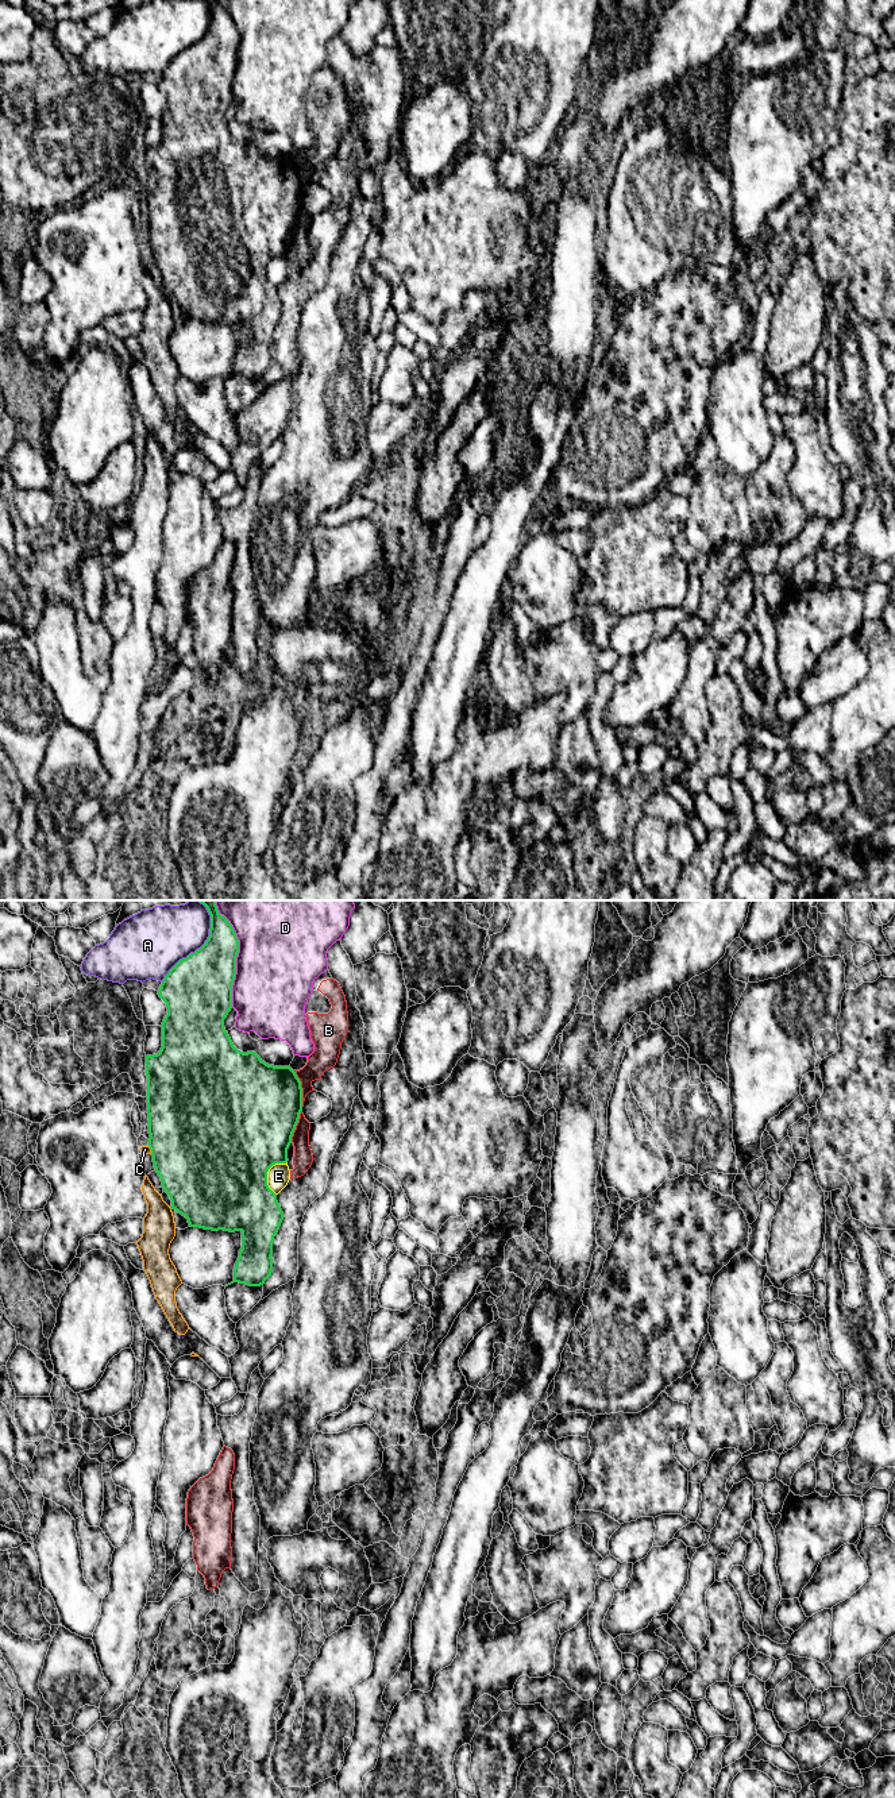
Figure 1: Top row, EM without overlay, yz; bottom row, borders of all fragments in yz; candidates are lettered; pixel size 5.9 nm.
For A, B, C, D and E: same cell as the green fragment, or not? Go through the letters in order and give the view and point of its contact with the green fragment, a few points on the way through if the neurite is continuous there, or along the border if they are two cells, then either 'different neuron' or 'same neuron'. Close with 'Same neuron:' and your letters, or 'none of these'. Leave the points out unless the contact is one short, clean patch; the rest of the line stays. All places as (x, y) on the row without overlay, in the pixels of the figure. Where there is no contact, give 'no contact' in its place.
A: yz (200, 41) | different neuron
B: yz (301, 181) | different neuron
C: yz (150, 240) | different neuron
D: yz (236, 49) | different neuron
E: yz (266, 266) | different neuron
Same neuron: none of these

